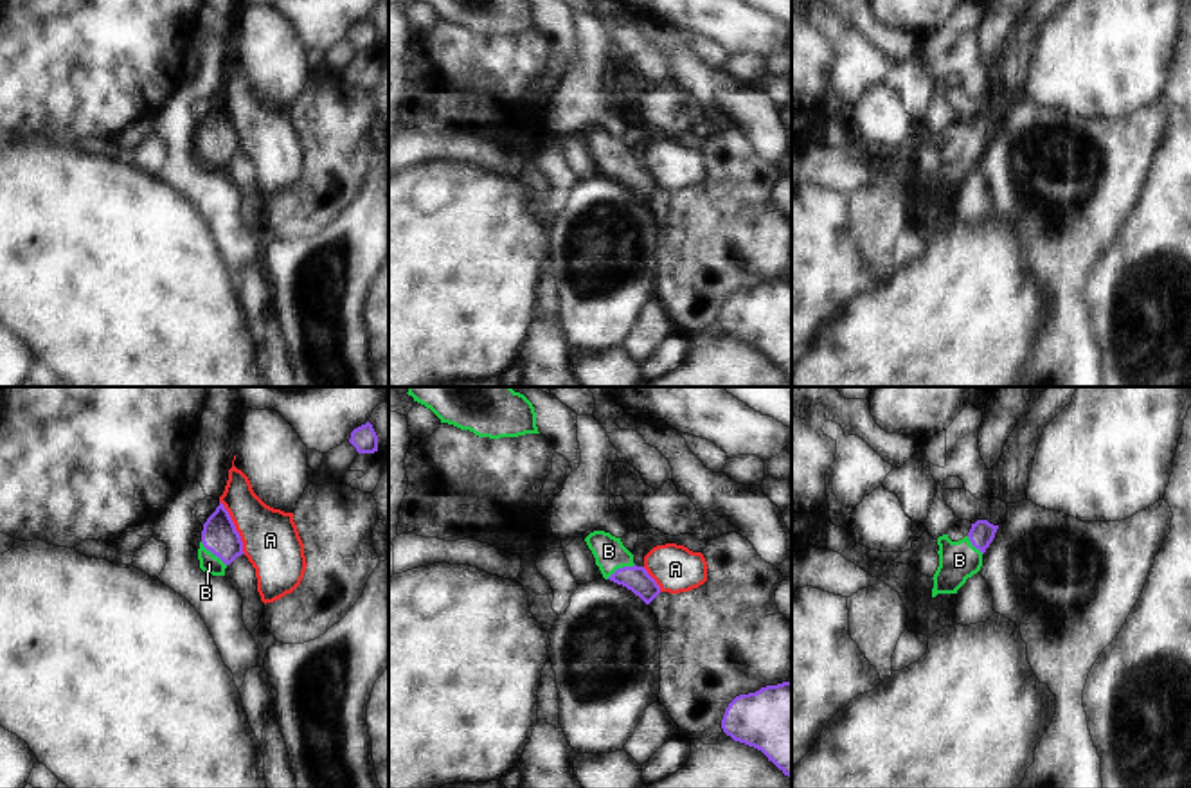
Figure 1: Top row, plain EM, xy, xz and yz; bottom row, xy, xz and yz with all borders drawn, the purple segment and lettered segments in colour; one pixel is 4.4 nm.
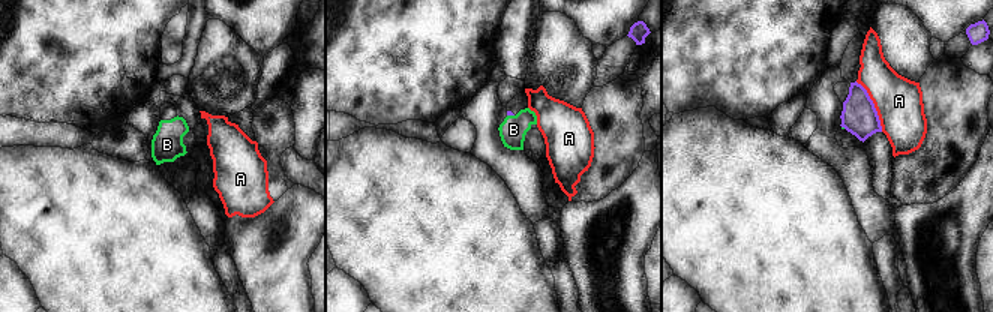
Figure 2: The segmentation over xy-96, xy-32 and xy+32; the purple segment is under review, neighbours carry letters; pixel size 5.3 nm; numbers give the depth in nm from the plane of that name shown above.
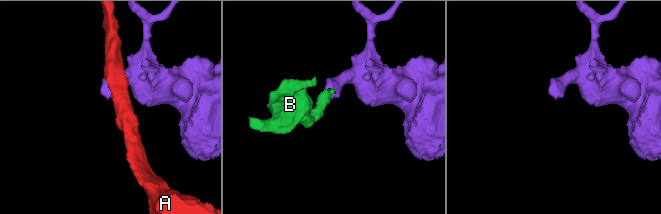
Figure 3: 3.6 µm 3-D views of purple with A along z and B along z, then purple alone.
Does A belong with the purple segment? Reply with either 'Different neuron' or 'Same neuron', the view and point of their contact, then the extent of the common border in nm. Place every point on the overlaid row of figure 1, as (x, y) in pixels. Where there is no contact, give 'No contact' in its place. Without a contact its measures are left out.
Different neuron. Touches purple at xy (234, 528). Shared border 260 nm.

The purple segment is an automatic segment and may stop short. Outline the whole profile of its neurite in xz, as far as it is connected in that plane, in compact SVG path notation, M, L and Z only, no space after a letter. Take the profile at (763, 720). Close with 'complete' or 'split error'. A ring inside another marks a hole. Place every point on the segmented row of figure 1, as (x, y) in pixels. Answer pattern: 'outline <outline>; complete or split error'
outline M792 682L736 696L721 729L734 741L761 750L792 781Z; complete

